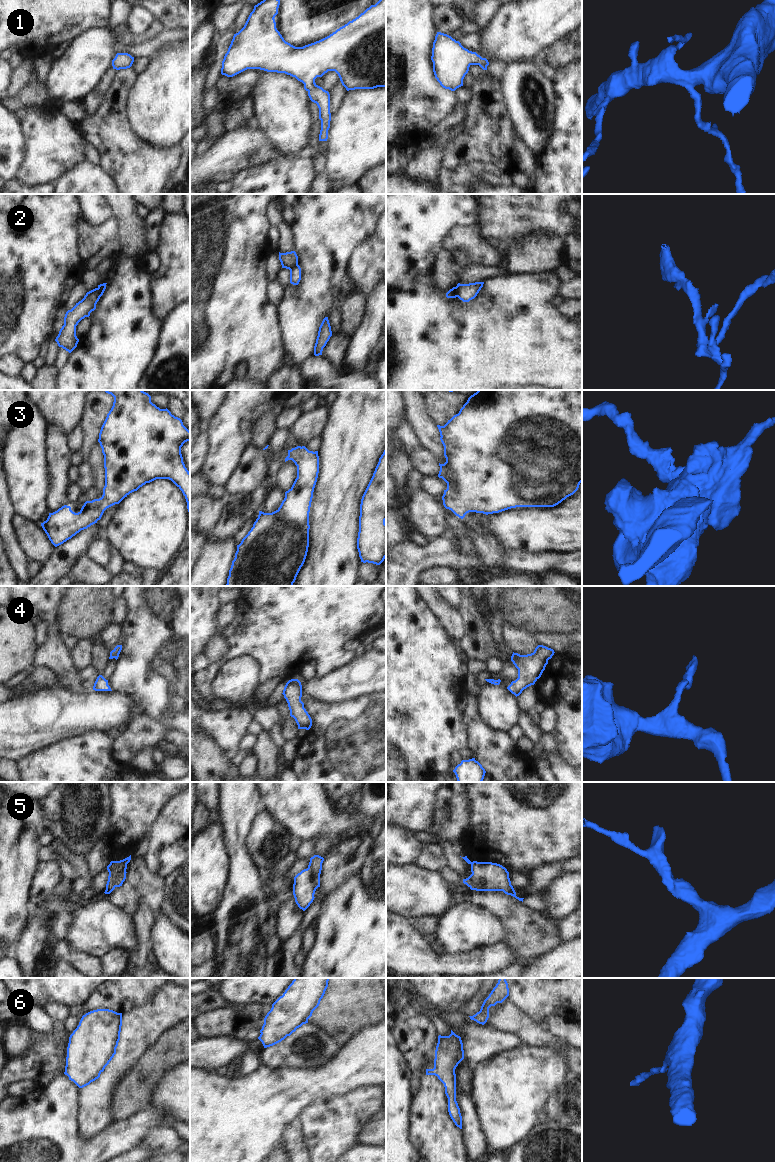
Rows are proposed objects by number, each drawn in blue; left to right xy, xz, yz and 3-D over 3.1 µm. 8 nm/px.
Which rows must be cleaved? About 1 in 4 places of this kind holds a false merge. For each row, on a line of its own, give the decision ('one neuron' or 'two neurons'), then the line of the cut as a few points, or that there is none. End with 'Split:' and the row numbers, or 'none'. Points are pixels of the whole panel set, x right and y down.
1: one neuron | no cut
2: two neurons | yz (455, 287), (457, 296)
3: one neuron | no cut
4: one neuron | no cut
5: one neuron | no cut
6: one neuron | no cut
Split: 2

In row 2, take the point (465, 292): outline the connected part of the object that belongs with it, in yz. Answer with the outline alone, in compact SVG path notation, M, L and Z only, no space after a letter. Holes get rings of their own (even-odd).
M475 282L469 284L460 284L456 286L457 297L463 302L469 302L474 299L481 288L483 287L484 282Z

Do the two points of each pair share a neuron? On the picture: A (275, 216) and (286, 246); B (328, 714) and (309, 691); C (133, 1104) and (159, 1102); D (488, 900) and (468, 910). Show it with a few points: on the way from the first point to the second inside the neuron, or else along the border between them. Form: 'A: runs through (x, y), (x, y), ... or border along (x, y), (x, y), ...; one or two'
A: runs through (279, 223), (284, 230), (285, 239); one
B: border along (339, 701), (303, 702); two
C: border along (161, 1082), (156, 1087), (148, 1105); two
D: border along (469, 901), (487, 908), (498, 917); two

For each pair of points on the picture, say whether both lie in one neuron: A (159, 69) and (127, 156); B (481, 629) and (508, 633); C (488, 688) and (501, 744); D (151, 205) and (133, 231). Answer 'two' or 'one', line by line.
A: two
B: two
C: two
D: two

